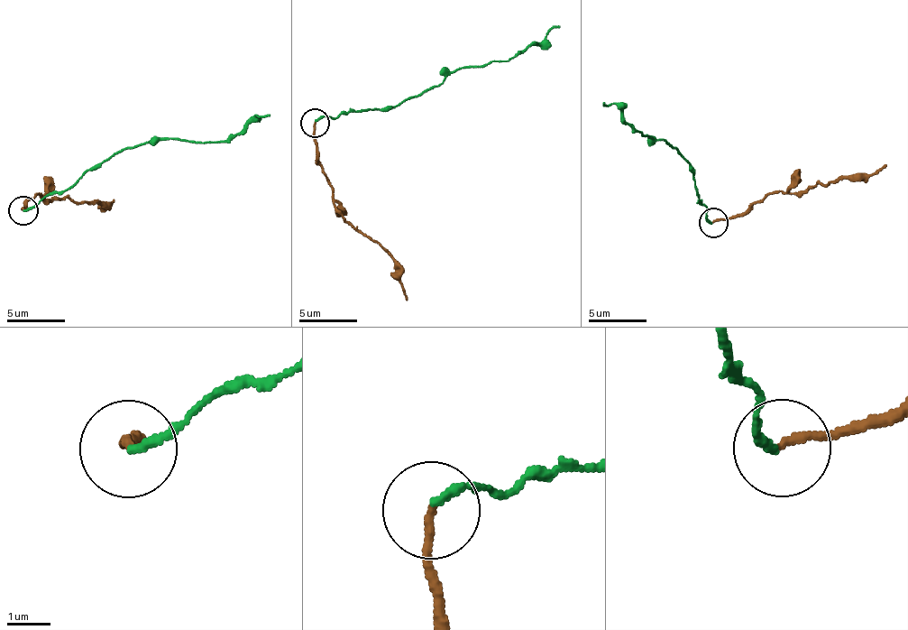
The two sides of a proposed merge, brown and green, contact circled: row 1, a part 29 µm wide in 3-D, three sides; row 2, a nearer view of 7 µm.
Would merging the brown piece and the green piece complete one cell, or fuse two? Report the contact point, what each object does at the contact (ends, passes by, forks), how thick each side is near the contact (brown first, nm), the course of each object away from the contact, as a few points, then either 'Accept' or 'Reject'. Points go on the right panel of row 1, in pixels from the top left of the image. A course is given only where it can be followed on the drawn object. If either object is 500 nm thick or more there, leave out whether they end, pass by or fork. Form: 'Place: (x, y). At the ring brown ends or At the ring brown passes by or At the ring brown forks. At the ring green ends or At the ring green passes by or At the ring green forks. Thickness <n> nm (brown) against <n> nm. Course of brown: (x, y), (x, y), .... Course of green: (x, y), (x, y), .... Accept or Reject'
Place: (713, 223). At the ring brown ends. At the ring green ends. Thickness 180 nm (brown) against 200 nm. Course of brown: (714, 222), (743, 216), (770, 193), (790, 193), (866, 176), (887, 165). Course of green: (710, 222), (700, 200), (694, 171), (677, 149), (648, 138), (648, 134), (637, 130), (614, 103), (602, 103). Reject

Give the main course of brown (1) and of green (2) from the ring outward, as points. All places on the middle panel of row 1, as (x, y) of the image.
1: (314, 124), (316, 153), (331, 183), (331, 203), (392, 258), (396, 279), (408, 301)
2: (314, 121), (354, 112), (389, 110), (460, 68), (483, 68), (518, 56), (559, 25)

